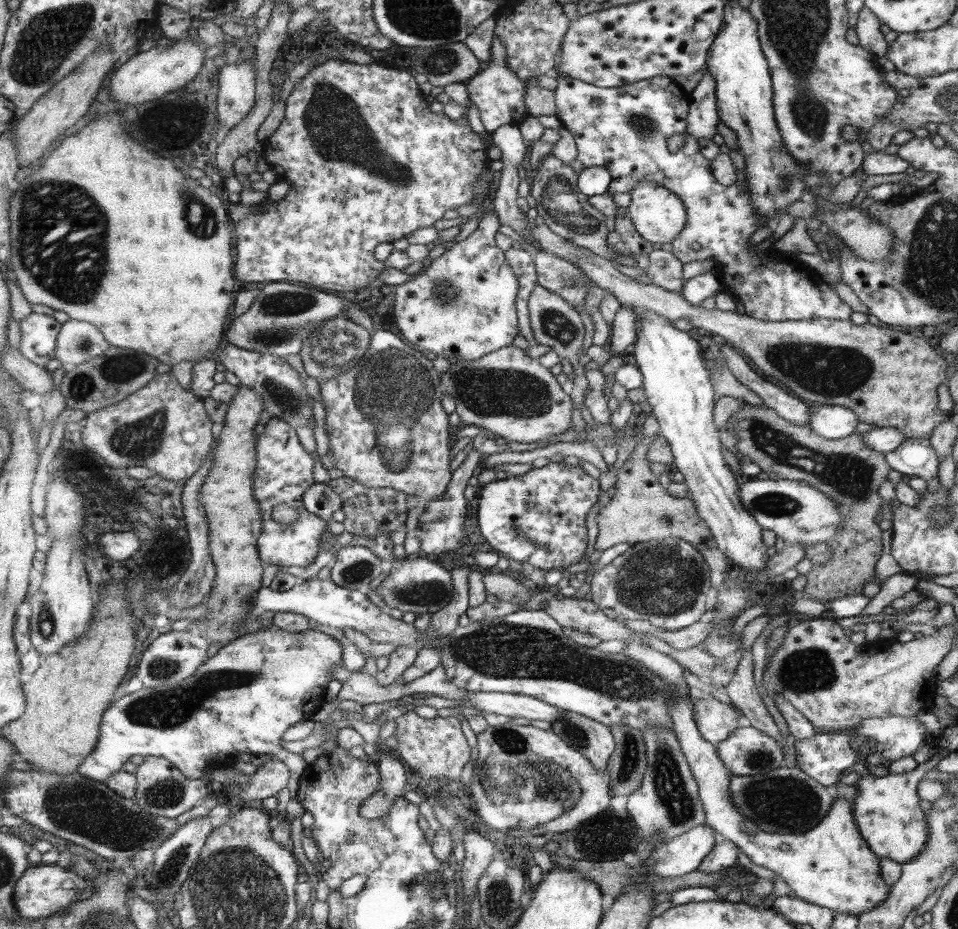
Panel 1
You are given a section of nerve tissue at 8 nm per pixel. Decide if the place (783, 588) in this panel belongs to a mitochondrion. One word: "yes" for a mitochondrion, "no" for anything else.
no

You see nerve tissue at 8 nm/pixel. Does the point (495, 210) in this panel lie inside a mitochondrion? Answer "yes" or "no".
no

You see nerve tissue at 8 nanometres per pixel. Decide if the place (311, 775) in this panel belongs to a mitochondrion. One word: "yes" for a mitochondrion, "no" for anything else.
no

